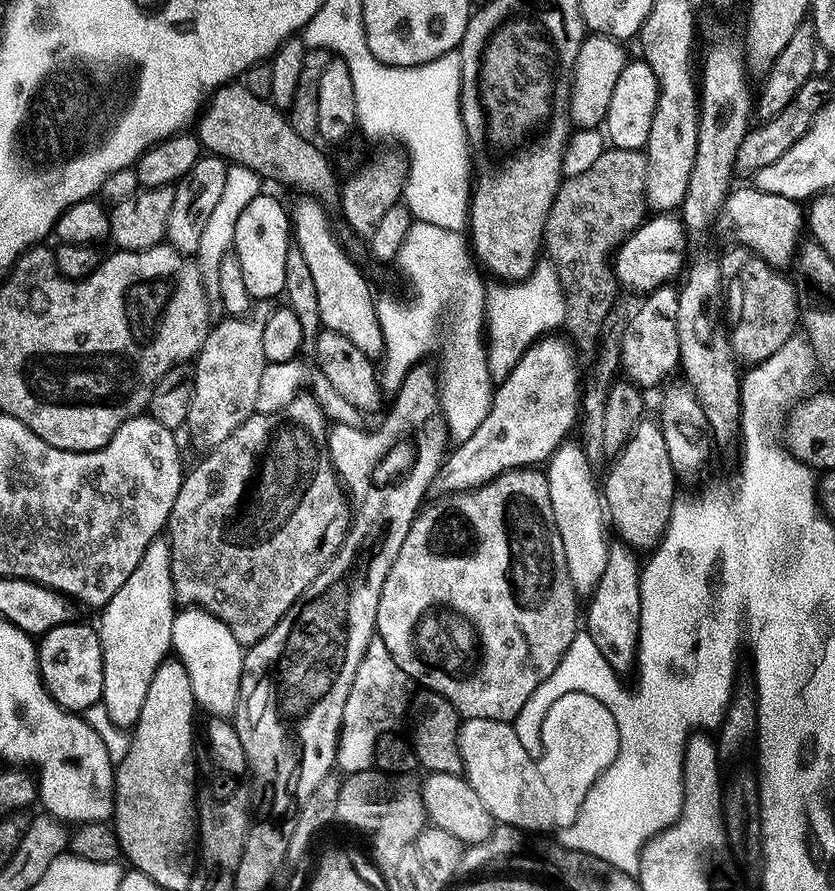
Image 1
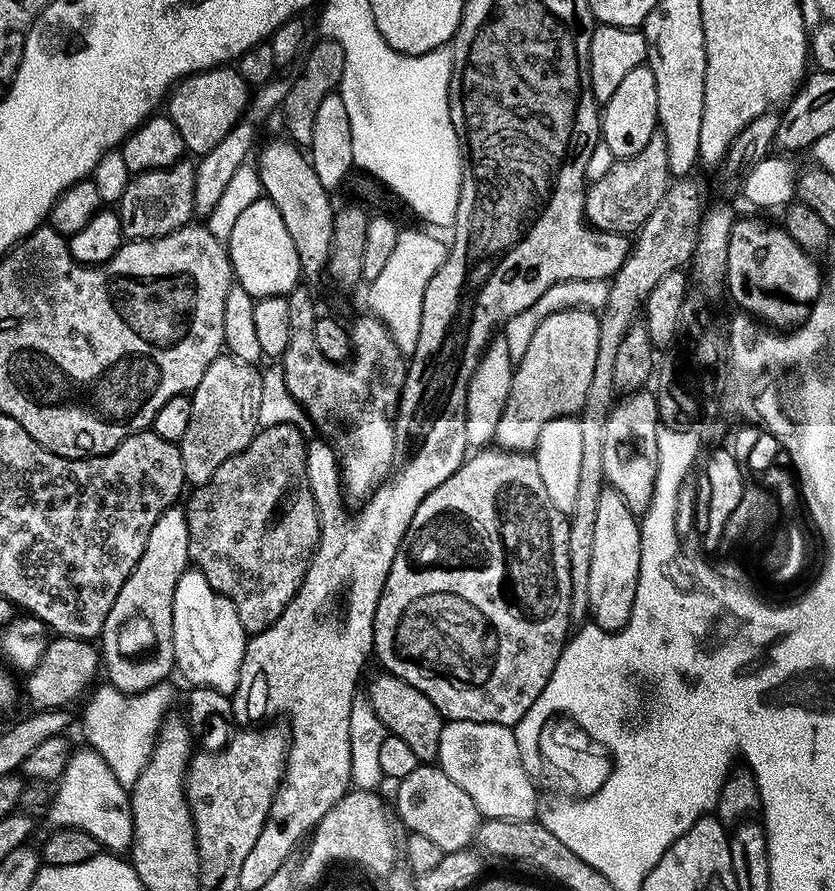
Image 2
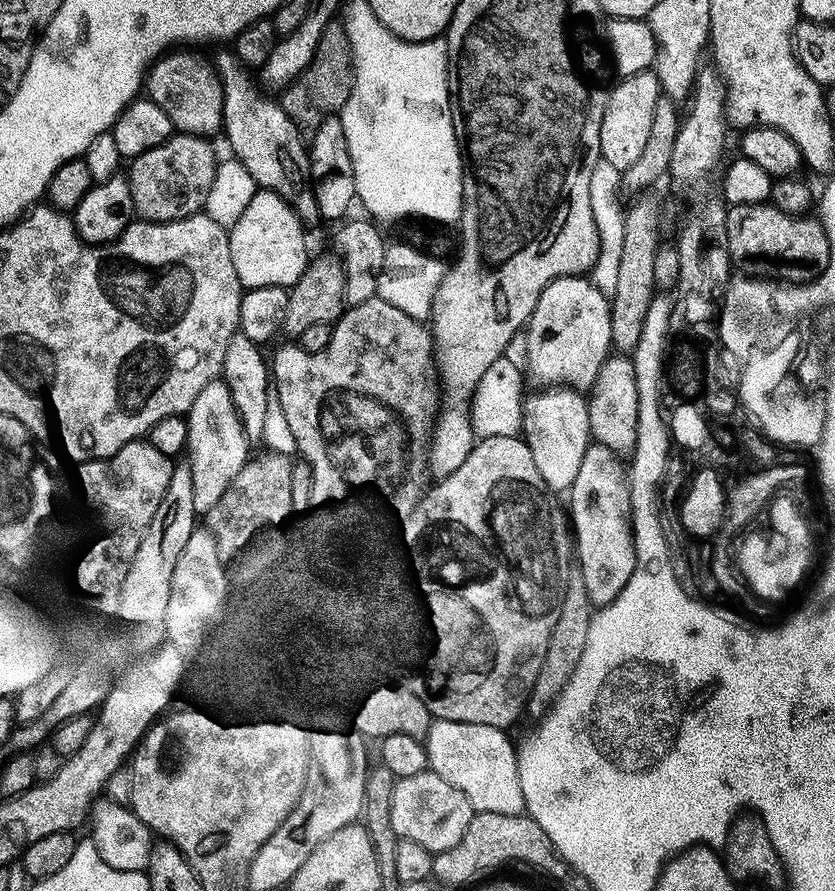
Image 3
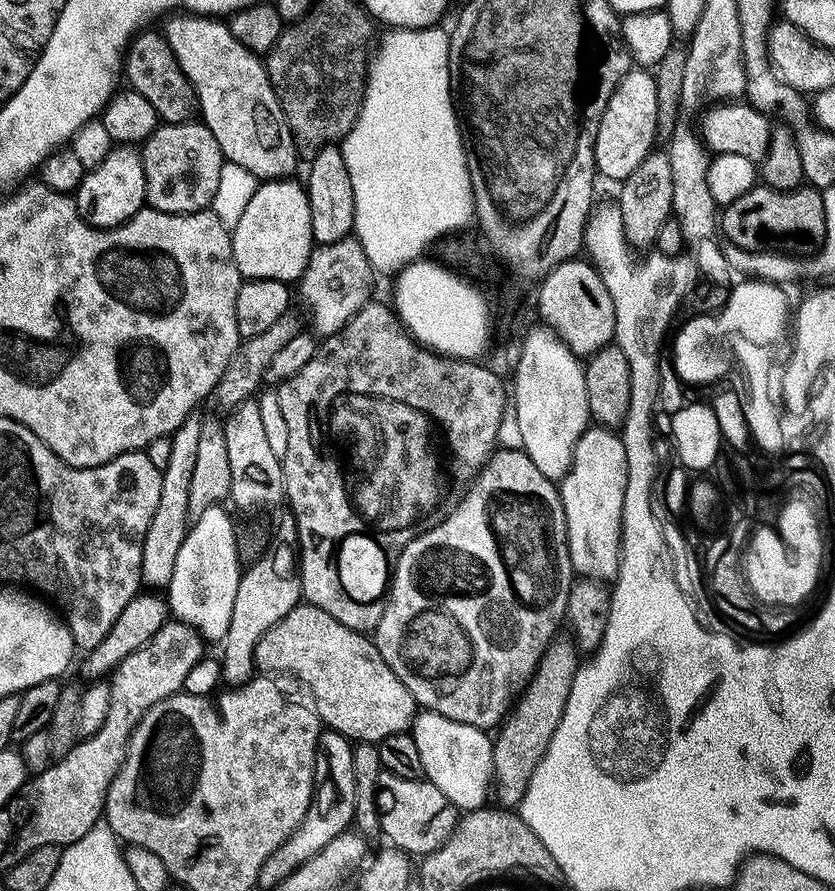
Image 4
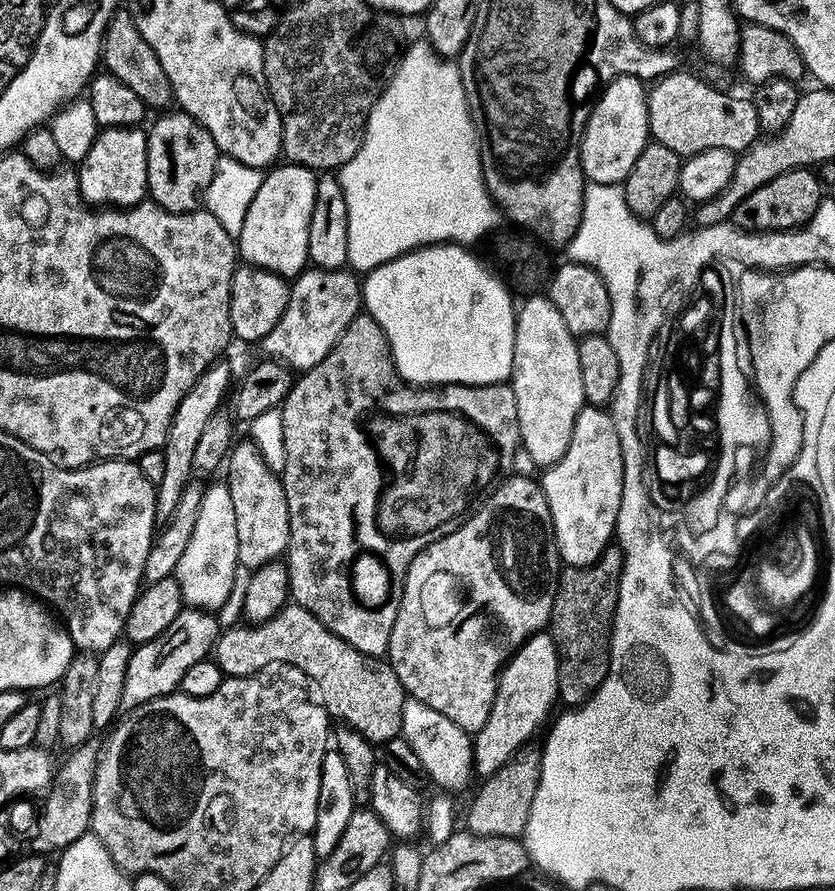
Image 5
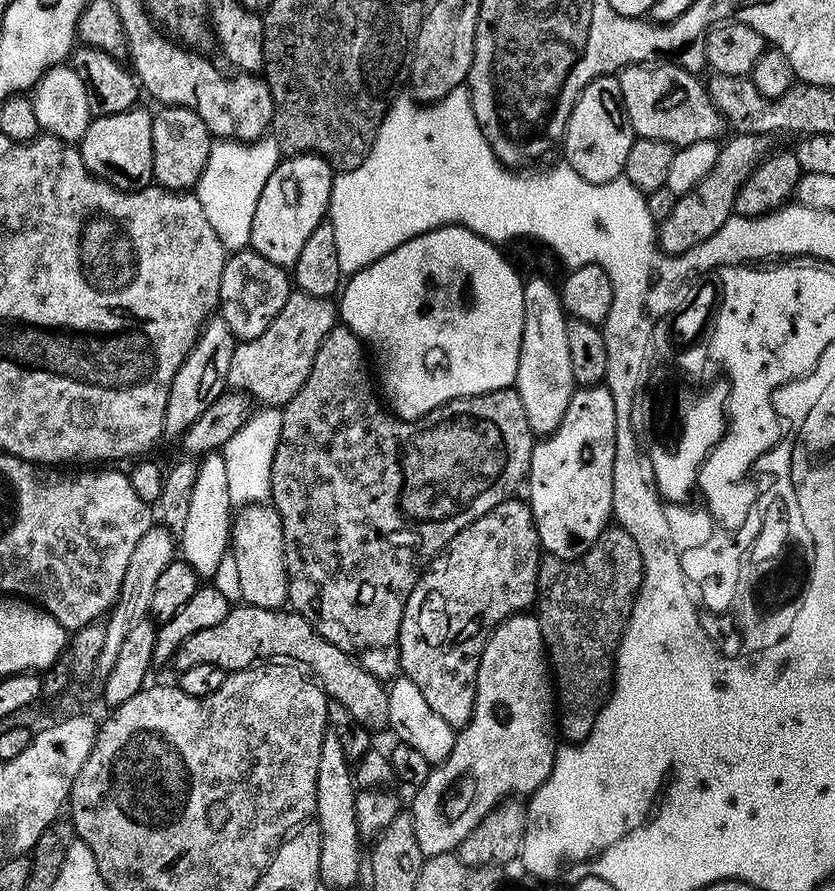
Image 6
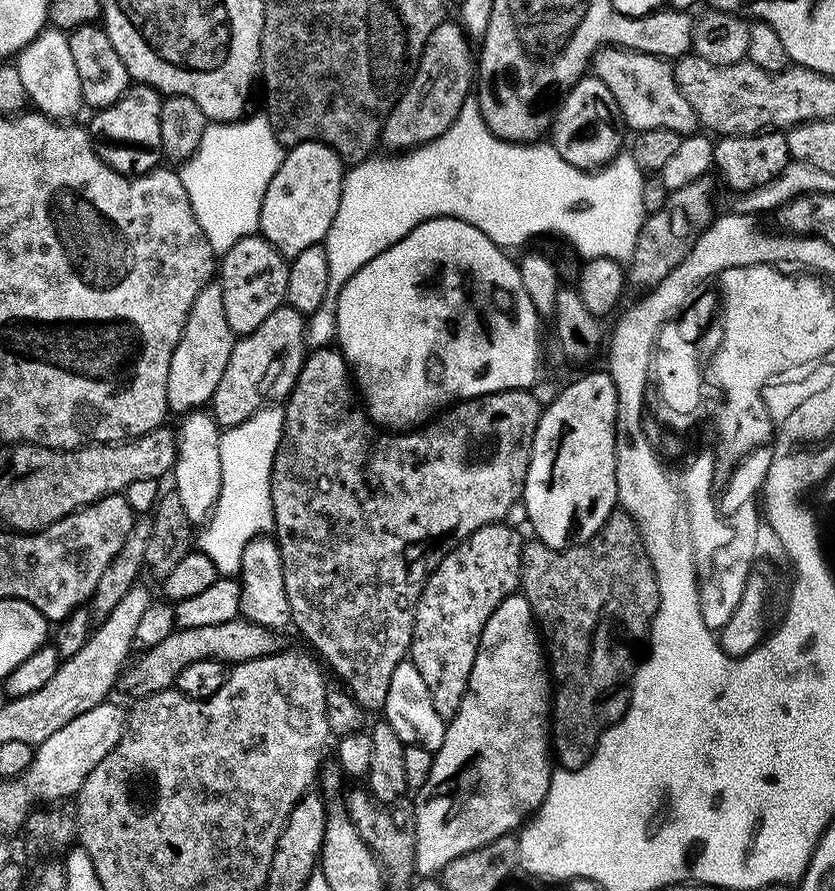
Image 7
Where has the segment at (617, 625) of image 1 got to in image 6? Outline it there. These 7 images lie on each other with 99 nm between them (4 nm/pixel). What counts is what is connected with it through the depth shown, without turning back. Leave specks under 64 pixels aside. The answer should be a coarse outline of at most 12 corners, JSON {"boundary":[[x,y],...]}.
{"boundary":[[577,387],[532,445],[541,549],[577,560],[609,527],[614,394]]}

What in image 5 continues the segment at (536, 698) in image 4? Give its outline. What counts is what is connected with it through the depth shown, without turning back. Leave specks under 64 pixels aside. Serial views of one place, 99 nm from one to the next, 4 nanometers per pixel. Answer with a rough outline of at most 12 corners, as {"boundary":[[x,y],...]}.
{"boundary":[[525,746],[468,808],[476,836],[523,837],[540,781],[539,747]]}

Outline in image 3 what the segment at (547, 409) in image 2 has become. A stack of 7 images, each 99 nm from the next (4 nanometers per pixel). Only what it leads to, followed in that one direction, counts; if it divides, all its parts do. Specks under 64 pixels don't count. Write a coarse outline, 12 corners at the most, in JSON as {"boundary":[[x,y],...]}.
{"boundary":[[551,280],[526,325],[536,386],[591,389],[612,347],[609,297]]}

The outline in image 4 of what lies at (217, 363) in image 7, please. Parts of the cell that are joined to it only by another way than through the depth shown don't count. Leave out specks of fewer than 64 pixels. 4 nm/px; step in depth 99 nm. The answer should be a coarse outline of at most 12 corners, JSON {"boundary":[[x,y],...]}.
{"boundary":[[202,423],[170,437],[140,579],[167,589],[190,527],[190,478]]}

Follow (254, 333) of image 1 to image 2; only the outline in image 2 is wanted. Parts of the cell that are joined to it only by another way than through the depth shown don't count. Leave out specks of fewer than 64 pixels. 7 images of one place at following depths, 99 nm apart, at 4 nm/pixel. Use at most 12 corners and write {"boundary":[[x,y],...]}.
{"boundary":[[231,354],[206,366],[178,441],[205,484],[256,437],[264,373]]}

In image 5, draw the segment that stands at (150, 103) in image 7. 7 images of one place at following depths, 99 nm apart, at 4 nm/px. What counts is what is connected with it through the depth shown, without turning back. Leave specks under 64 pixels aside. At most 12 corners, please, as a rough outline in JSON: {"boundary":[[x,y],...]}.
{"boundary":[[105,128],[79,161],[86,203],[133,208],[148,196],[148,133]]}

